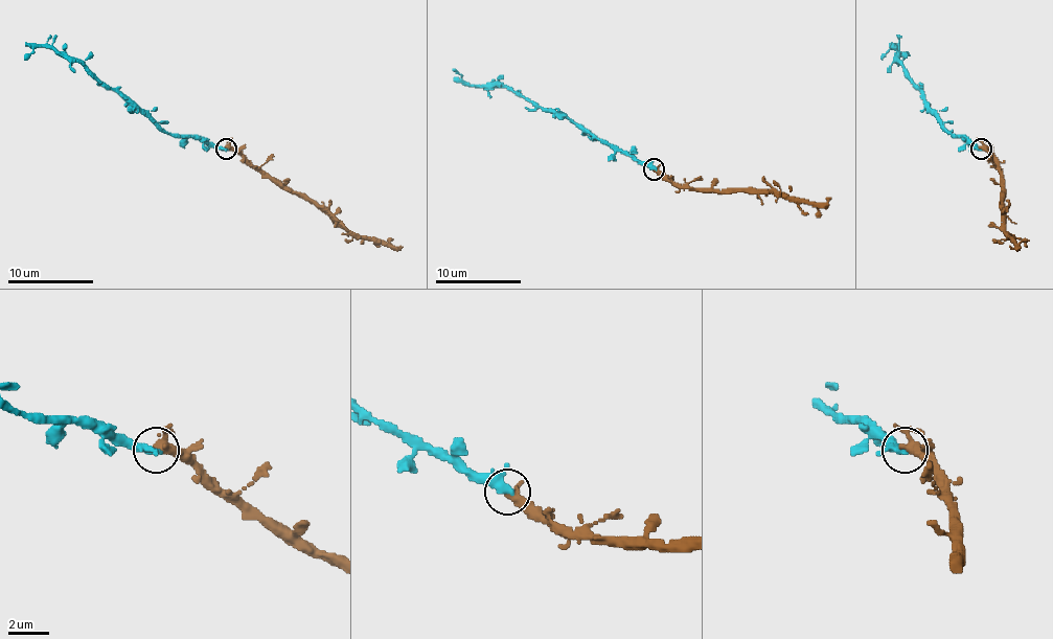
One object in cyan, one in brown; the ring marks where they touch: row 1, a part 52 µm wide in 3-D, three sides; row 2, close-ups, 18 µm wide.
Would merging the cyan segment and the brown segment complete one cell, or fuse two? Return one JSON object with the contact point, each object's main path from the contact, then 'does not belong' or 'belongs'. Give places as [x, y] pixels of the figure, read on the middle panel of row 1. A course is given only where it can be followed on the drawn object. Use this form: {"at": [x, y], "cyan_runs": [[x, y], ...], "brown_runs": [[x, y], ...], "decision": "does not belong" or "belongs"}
{"at": [654, 168], "cyan_runs": [[654, 169], [592, 137], [570, 118], [562, 118], [534, 106], [508, 89], [473, 85], [453, 69]], "brown_runs": [[654, 169], [691, 188], [751, 188], [813, 204], [826, 204], [826, 197]], "decision": "belongs"}

